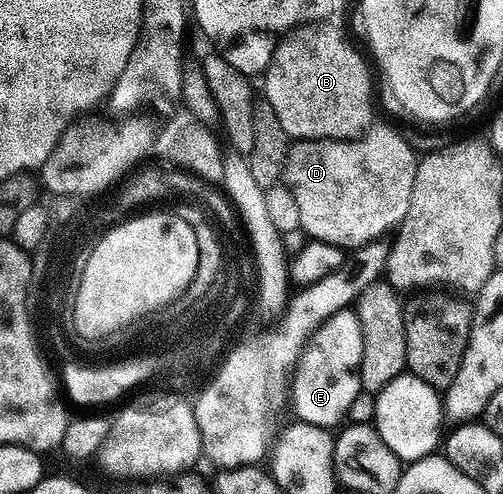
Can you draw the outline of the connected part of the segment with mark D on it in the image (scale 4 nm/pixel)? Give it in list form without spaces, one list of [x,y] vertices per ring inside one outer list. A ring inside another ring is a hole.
[[[377,126],[355,139],[307,139],[290,146],[283,183],[299,205],[300,230],[310,240],[358,249],[384,240],[407,217],[419,155],[395,128]]]

